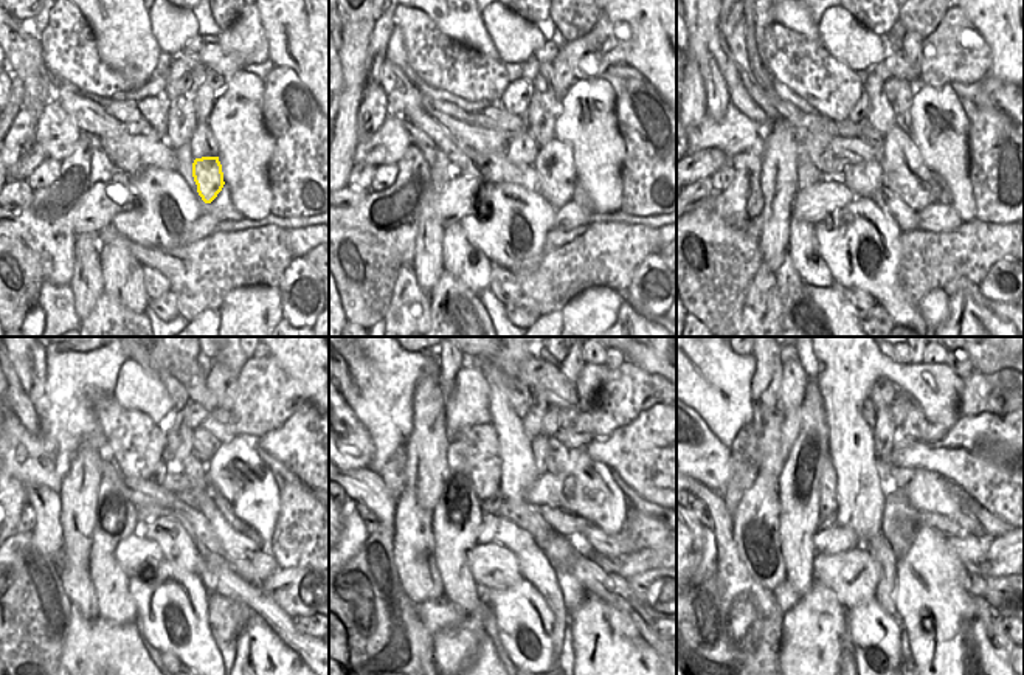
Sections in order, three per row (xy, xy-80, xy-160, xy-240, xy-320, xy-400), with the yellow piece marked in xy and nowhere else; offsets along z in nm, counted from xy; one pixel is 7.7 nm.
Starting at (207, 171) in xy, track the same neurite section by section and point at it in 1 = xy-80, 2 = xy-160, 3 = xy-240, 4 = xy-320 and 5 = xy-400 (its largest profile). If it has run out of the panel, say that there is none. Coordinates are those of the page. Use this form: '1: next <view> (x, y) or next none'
1: next xy-80 (554, 166)
2: next xy-160 (903, 171)
3: next xy-240 (235, 545)
4: next xy-320 (540, 441)
5: next xy-400 (886, 432)

